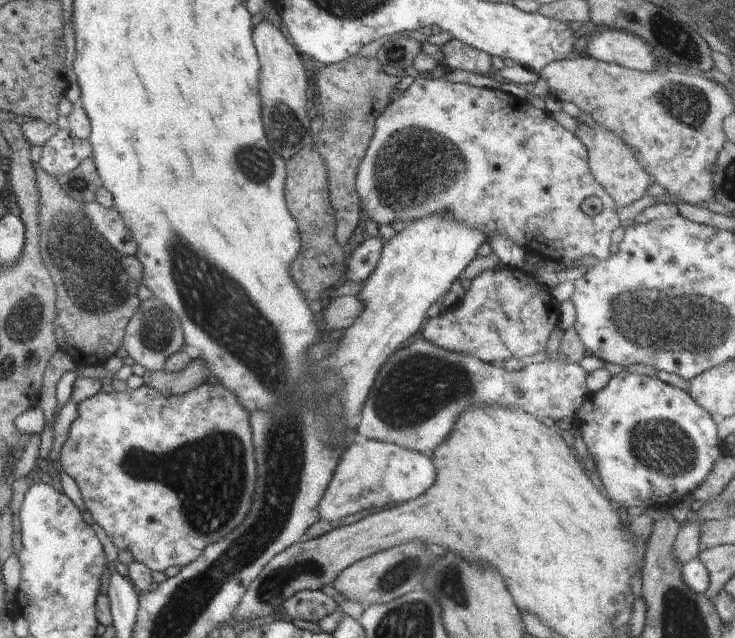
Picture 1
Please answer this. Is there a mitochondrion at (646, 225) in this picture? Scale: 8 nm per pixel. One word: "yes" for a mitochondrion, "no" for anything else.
no

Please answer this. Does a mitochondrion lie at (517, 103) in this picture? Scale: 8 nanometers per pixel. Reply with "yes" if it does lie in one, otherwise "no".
no

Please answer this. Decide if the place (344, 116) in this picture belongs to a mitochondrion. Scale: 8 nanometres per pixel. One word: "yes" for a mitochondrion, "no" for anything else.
yes

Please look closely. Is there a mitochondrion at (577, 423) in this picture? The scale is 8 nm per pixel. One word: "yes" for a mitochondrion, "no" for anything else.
no

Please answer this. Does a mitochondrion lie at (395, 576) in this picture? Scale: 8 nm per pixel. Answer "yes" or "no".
yes

